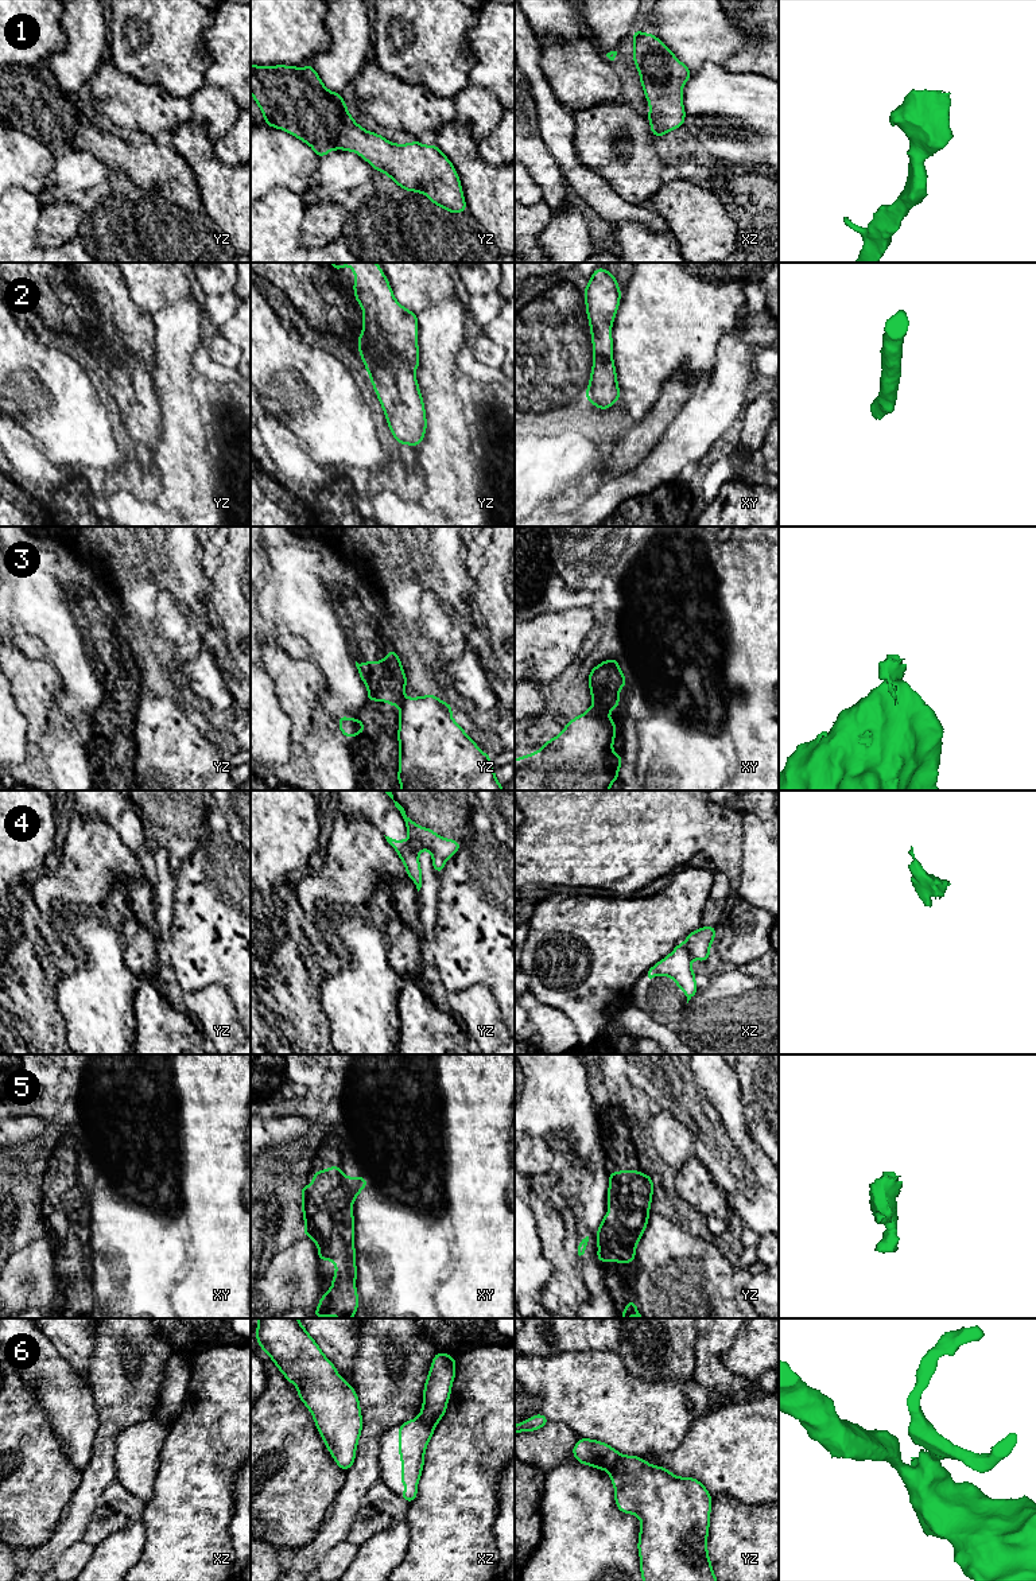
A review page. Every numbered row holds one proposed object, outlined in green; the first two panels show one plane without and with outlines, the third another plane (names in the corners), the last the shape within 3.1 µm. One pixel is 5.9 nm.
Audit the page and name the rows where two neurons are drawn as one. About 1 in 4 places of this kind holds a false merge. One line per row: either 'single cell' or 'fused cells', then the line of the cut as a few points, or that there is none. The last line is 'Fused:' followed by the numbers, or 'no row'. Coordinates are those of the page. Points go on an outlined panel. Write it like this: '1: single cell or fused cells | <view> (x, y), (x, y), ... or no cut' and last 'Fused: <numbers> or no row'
1: single cell | no cut
2: single cell | no cut
3: fused cells | xy (617, 702), (596, 706)
4: fused cells | yz (410, 839), (418, 854)
5: single cell | no cut
6: fused cells | xz (419, 1416), (435, 1424)
Fused: 3, 4, 6

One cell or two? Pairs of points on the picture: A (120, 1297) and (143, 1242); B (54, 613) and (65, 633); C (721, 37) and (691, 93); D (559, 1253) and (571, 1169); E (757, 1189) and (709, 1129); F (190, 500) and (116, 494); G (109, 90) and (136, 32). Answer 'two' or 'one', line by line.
A: one
B: one
C: two
D: two
E: one
F: two
G: two

